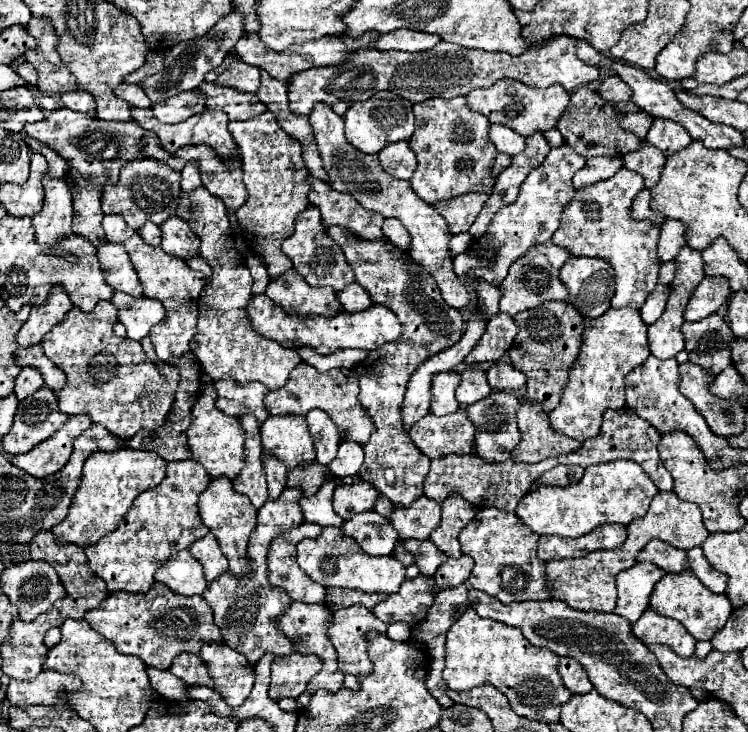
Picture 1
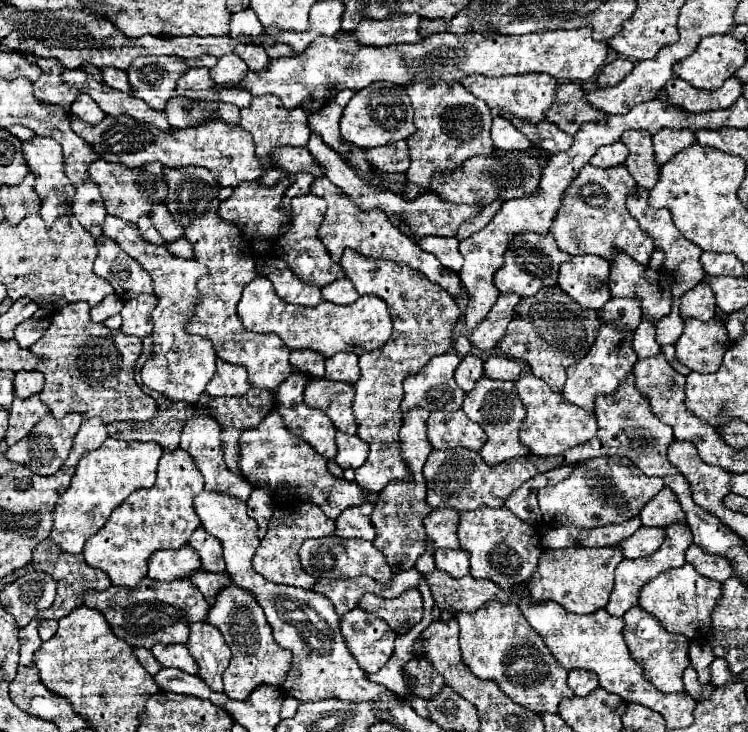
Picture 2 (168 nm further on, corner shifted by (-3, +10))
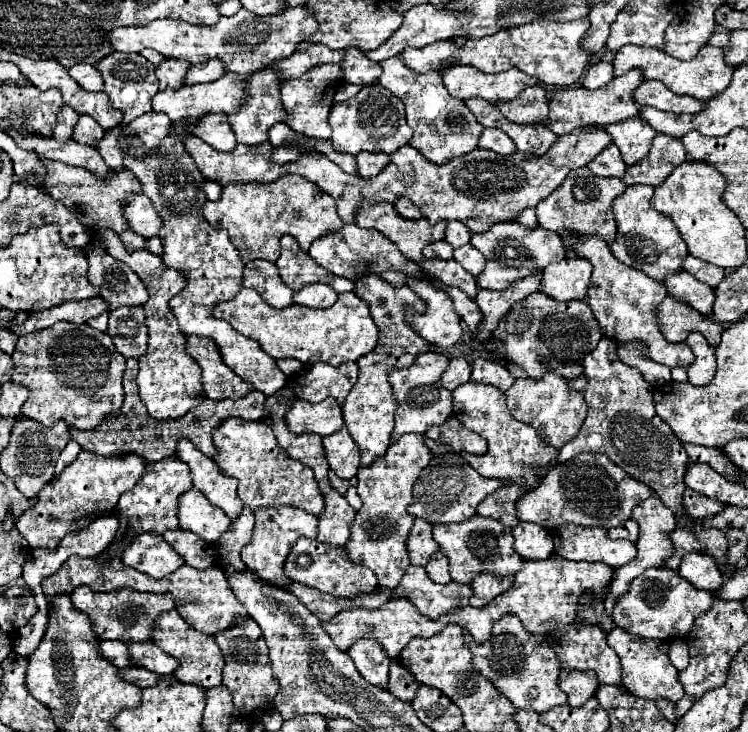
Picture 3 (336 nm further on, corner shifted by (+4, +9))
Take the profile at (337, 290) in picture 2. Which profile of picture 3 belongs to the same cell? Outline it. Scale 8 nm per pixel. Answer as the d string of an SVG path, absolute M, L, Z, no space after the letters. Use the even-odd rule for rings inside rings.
M308 285L294 293L294 303L314 307L314 309L326 309L334 305L338 299L338 293L330 285Z

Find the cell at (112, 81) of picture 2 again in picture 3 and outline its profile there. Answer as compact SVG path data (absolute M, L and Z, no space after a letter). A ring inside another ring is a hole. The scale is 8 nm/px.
M78 63L72 69L68 69L68 73L86 91L104 91L104 79L100 79L100 71L96 71L94 65Z

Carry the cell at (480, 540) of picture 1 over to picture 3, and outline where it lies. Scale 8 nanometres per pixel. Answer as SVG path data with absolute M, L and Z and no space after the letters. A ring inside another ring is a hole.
M476 515L464 523L436 525L434 539L440 545L442 553L450 559L450 575L458 583L470 583L480 573L490 573L494 577L514 575L524 563L524 559L514 551L512 529L504 527L498 519Z

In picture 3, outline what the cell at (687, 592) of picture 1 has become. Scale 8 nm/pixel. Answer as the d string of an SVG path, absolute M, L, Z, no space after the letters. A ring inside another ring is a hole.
M648 569L644 571L644 575L640 575L640 579L634 579L626 595L618 599L612 619L614 625L646 639L684 639L692 631L696 617L712 607L712 601L712 593L692 587L692 583L680 577L676 569Z

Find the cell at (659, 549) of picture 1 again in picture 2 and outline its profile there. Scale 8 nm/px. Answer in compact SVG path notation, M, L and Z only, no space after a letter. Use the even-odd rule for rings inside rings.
M641 526L631 538L623 540L617 544L617 548L621 548L623 558L643 558L653 554L655 550L659 550L659 546L663 544L665 538L665 530L663 528L645 528Z

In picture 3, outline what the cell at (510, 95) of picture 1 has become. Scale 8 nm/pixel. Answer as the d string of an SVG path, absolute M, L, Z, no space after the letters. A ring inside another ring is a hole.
M456 65L444 71L444 85L452 97L456 99L480 97L490 101L492 105L508 103L508 99L516 99L516 95L520 95L524 87L536 83L538 79L532 79L518 69L488 75L468 65Z

